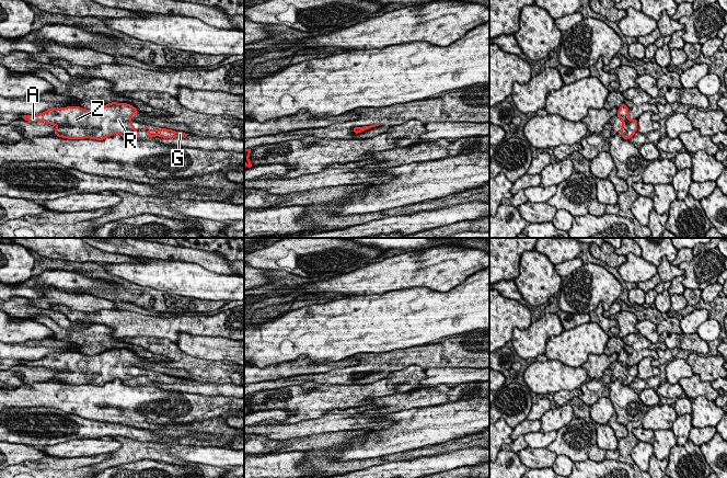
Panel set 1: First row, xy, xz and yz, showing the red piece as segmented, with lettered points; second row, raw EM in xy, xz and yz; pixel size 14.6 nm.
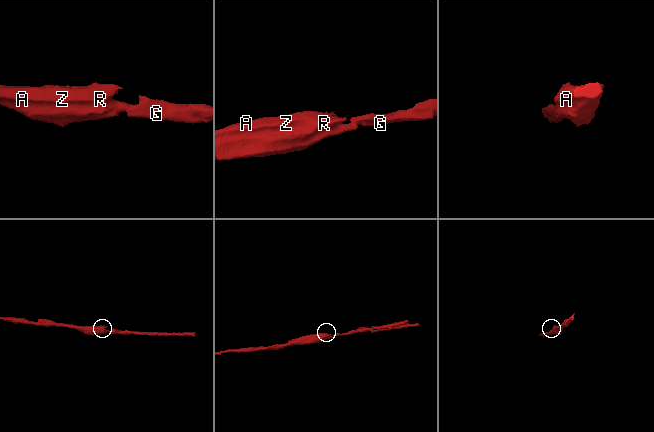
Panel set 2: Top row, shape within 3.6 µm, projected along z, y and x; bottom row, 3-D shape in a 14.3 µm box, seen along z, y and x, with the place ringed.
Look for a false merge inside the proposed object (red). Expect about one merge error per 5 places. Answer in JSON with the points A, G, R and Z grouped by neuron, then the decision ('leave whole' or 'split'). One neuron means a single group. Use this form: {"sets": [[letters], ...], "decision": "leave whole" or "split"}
{"sets": [["A", "G", "R", "Z"]], "decision": "leave whole"}

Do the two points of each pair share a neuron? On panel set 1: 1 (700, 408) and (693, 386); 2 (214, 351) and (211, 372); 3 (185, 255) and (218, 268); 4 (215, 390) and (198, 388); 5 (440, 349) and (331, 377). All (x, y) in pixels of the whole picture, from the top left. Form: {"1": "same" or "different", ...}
{"1": "different", "2": "different", "3": "same", "4": "same", "5": "same"}

